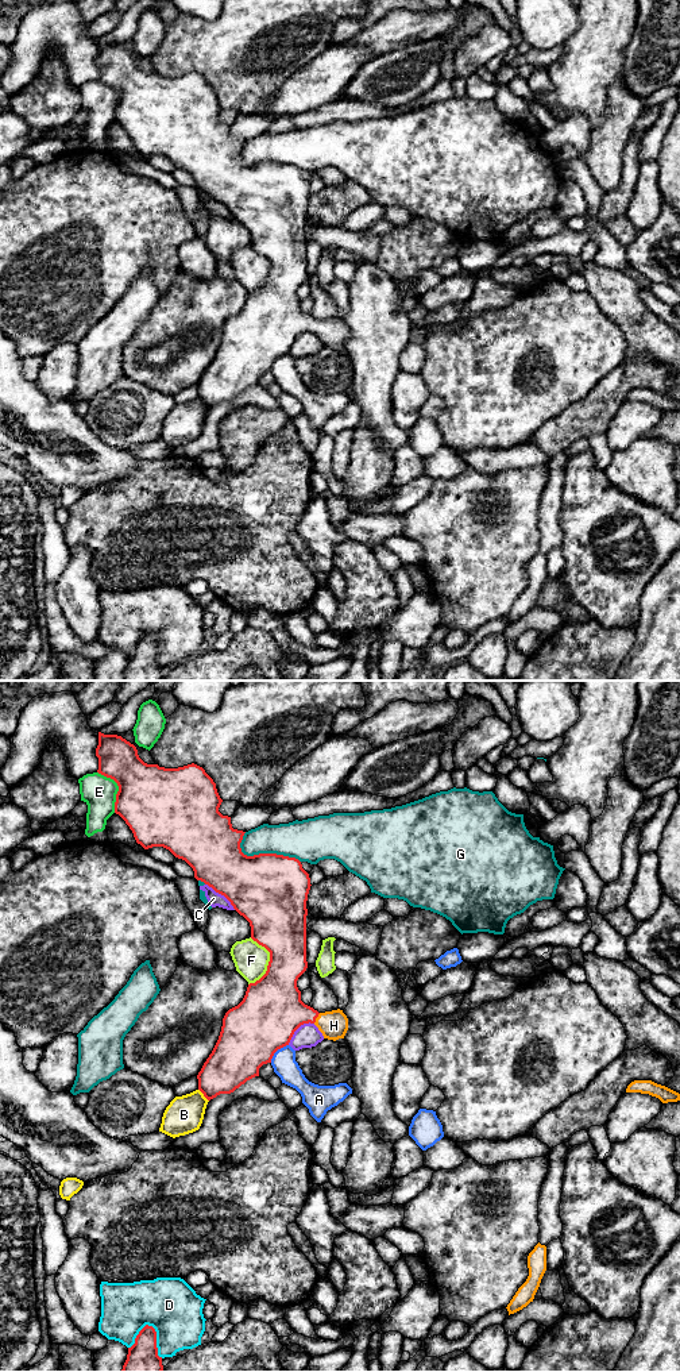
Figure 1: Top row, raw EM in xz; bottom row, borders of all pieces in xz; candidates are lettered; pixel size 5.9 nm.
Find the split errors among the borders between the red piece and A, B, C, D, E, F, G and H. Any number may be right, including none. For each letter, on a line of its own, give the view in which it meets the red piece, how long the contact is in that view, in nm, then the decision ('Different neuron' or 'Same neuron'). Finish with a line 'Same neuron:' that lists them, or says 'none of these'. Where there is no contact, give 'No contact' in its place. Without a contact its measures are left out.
A: Touches red in xz. Shared border 160 nm. Different neuron
B: Touches red in xz. Shared border 100 nm. Different neuron
C: Touches red in xz. Shared border 240 nm. Different neuron
D: Touches red in xz. Shared border 220 nm. Different neuron
E: Touches red in xz. Shared border 260 nm. Different neuron
F: Touches red in xz. Shared border 280 nm. Different neuron
G: Touches red in xz. Shared border 380 nm. Different neuron
H: Touches red in xz. Shared border 80 nm. Same neuron
Same neuron: H

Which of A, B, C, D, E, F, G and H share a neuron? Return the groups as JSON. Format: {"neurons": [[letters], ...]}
{"neurons": [["A"], ["B"], ["C"], ["D"], ["E"], ["F"], ["G"], ["H"]]}

